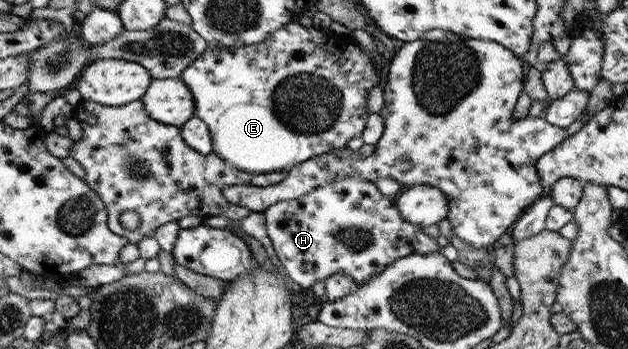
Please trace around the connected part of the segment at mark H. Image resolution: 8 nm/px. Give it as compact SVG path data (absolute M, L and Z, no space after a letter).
M356 175L336 177L331 183L326 183L326 185L318 187L318 189L310 191L307 195L302 195L302 197L298 197L297 199L274 203L274 205L271 205L267 210L263 211L263 213L266 217L266 230L279 261L281 261L283 267L286 269L287 275L304 289L312 288L317 281L327 281L333 274L347 274L349 277L352 277L353 283L359 285L360 283L365 283L370 277L381 274L390 263L397 261L399 258L406 258L411 254L428 254L440 249L440 247L437 247L437 243L435 243L435 238L425 234L421 225L409 223L402 218L401 211L395 209L395 205L391 203L391 198L385 198L383 194L379 192L379 189L375 186L375 181L367 181Z

